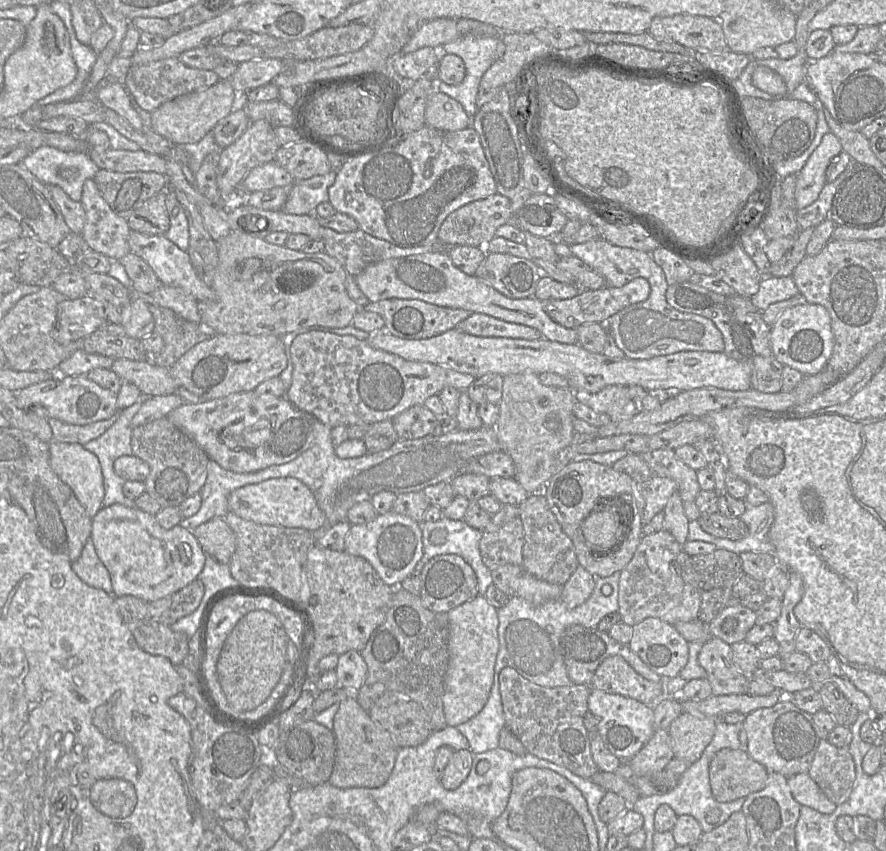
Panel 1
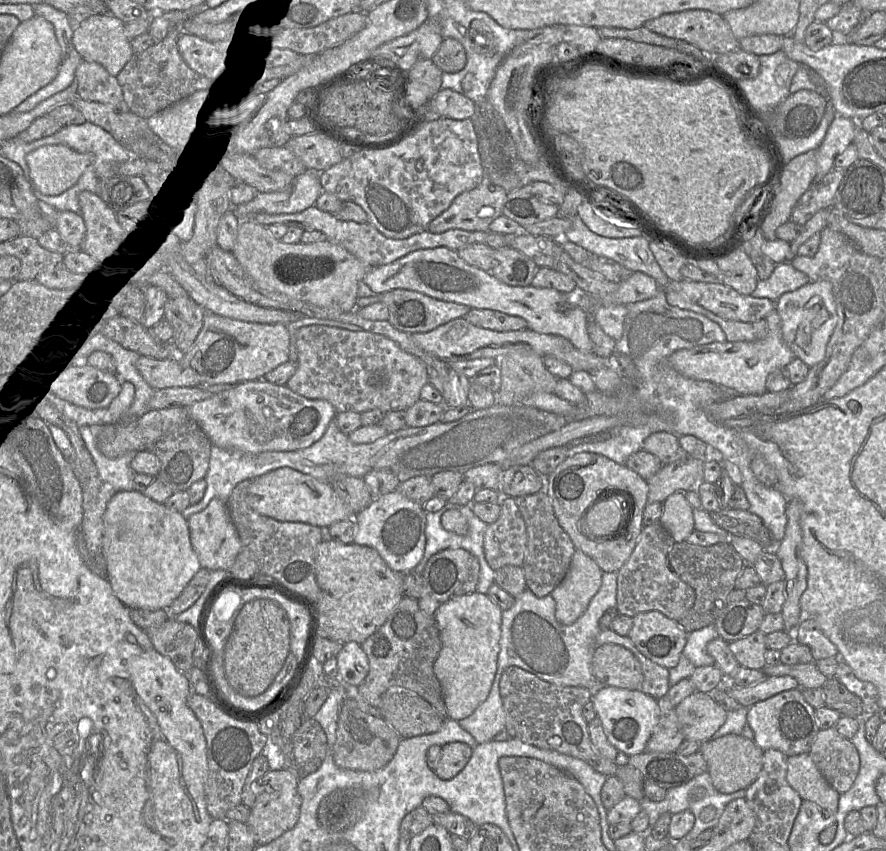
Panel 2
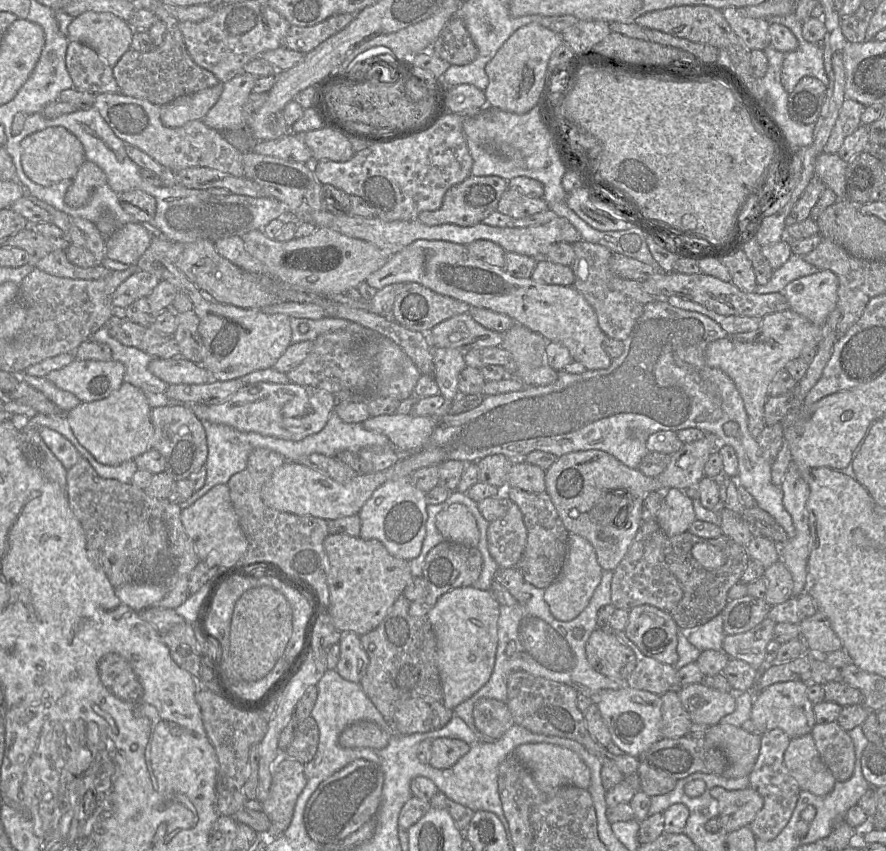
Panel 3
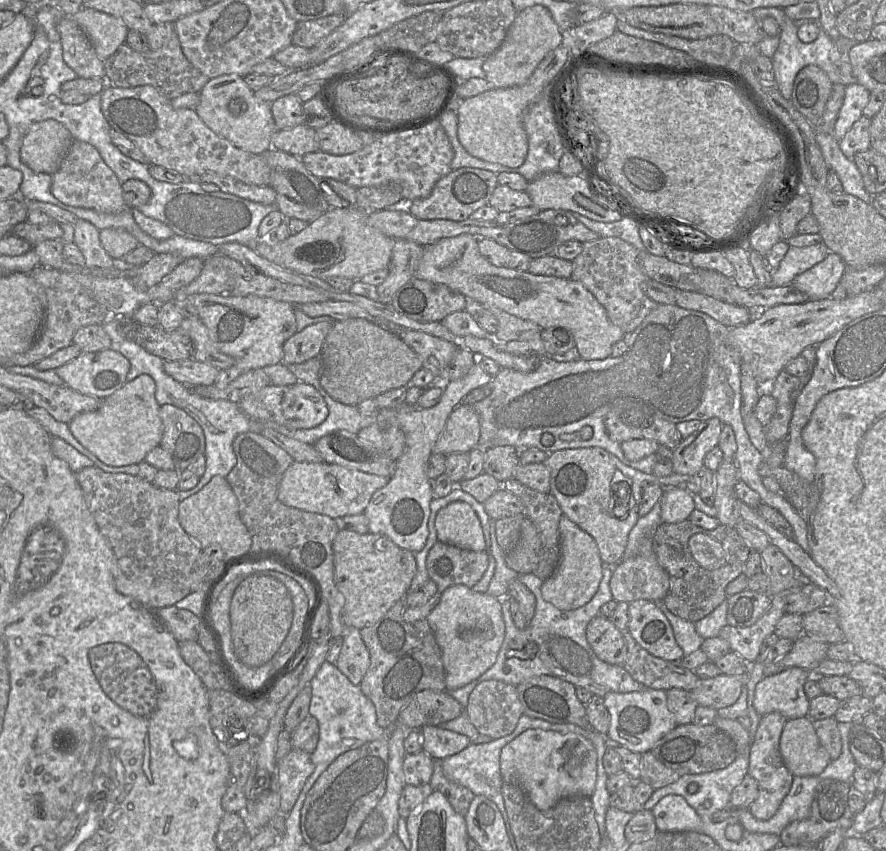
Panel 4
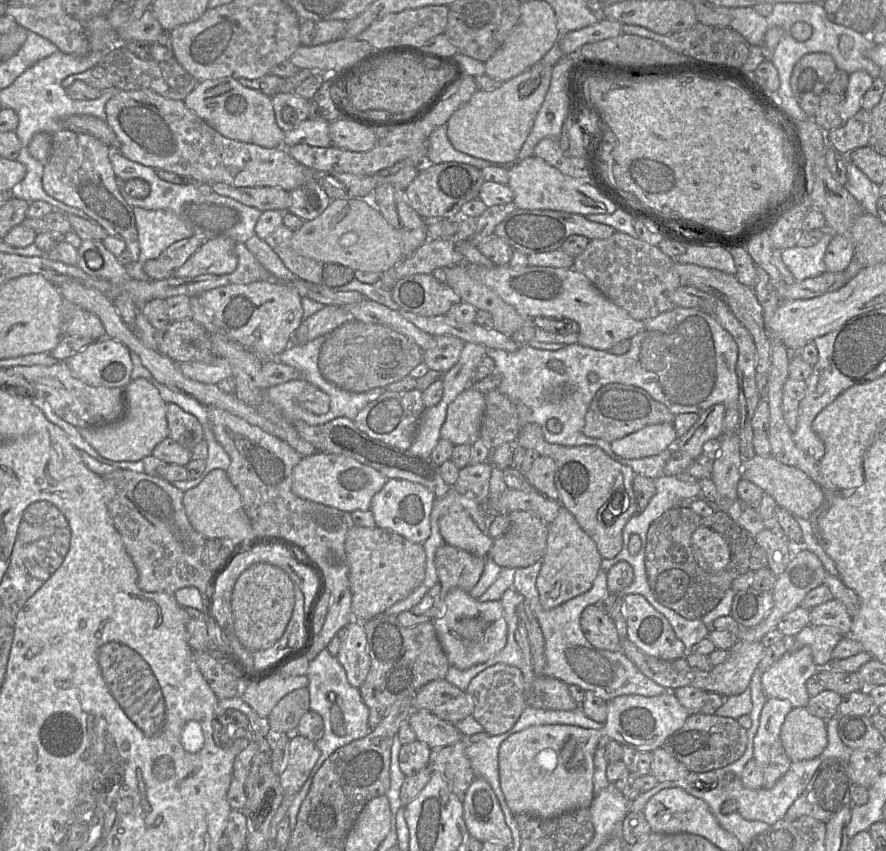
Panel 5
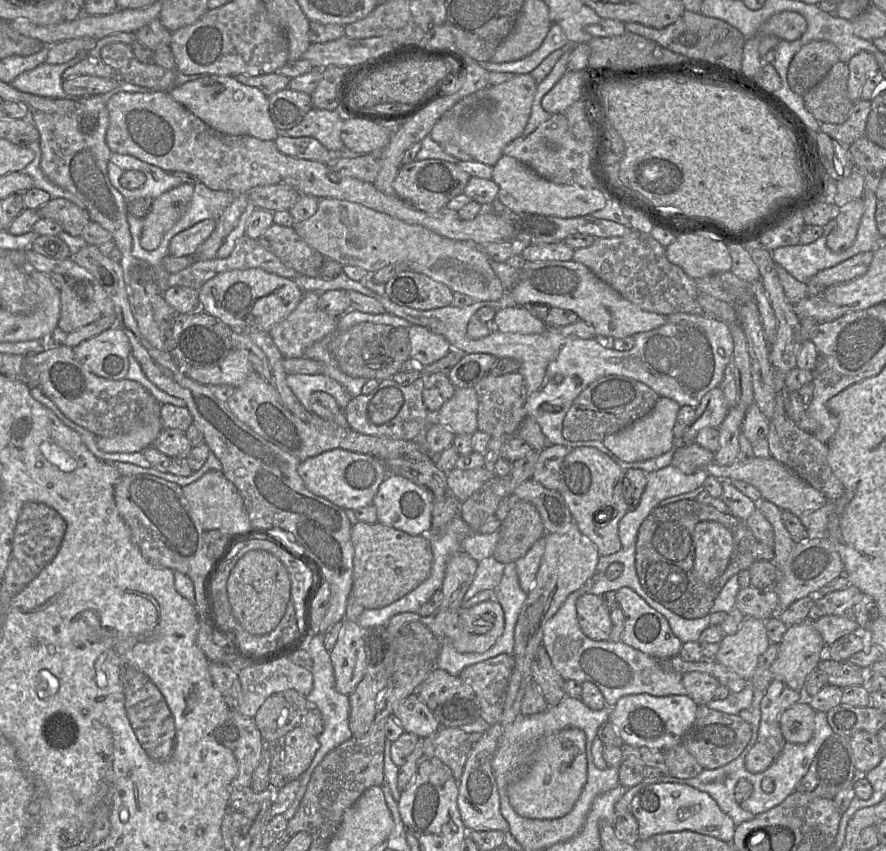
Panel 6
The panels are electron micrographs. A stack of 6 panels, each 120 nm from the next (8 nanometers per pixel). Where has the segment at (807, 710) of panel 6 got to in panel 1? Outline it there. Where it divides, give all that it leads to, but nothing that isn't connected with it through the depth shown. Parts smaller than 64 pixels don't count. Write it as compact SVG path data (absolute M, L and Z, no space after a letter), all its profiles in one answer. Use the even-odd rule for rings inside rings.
M800 773L787 778L787 784L793 798L801 806L806 805L822 814L835 811L837 805L825 796L808 773Z

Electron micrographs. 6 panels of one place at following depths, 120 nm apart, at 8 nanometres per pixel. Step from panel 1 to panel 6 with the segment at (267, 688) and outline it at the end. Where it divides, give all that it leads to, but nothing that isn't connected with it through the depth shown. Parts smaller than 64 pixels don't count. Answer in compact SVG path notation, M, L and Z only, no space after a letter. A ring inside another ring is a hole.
M263 550L245 553L232 569L227 593L237 622L248 633L264 635L276 628L290 601L291 583L286 568L279 559Z

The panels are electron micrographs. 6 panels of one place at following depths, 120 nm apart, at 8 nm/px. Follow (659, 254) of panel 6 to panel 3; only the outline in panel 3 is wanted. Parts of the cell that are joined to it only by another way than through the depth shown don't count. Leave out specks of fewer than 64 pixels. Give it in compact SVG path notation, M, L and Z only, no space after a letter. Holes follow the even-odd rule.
M581 240L573 245L575 258L571 265L575 279L573 286L593 307L601 330L610 338L624 341L644 311L644 305L611 288L614 273L610 268L612 252L605 246Z

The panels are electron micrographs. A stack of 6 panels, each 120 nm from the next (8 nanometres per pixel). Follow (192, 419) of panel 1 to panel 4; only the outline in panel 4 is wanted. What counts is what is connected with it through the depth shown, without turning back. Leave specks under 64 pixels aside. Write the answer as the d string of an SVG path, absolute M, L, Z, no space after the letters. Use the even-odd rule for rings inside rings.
M298 382L294 385L269 385L258 392L242 398L238 405L251 419L267 423L275 422L288 429L310 429L324 422L329 409L324 397L312 385Z

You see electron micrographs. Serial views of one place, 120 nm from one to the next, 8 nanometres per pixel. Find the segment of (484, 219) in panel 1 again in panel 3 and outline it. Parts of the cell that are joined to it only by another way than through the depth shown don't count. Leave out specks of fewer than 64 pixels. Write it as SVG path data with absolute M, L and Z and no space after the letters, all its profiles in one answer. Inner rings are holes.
M470 175L447 190L439 209L423 211L418 215L417 219L427 226L455 224L468 227L476 225L481 223L492 212L497 211L498 202L508 188L508 181L499 176Z

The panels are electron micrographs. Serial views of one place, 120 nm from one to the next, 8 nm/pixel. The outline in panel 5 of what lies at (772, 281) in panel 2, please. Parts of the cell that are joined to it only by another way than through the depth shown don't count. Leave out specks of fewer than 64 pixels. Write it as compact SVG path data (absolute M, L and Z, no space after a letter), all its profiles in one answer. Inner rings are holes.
M825 229L819 242L810 247L794 246L782 250L782 259L796 281L815 277L826 272L824 257L833 234Z

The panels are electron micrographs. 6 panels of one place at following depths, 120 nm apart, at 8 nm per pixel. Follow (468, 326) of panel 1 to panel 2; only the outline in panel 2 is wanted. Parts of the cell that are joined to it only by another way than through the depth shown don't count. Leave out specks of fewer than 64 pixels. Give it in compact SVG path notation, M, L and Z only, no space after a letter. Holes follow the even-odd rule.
M471 308L464 318L477 327L497 332L524 330L528 326L523 318L490 309Z

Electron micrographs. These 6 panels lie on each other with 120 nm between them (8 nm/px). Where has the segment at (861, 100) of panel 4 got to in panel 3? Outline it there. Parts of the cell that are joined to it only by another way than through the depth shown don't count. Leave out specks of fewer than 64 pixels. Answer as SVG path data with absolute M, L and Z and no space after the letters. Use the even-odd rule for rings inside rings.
M844 100L823 152L834 154L839 151L844 139L861 125L861 115L865 108L864 105L855 100Z

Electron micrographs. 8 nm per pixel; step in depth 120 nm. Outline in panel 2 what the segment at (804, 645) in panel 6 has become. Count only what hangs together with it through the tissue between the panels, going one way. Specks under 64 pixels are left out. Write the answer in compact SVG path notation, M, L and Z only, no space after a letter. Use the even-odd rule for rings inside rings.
M802 688L780 692L748 708L747 724L754 733L753 741L764 752L774 749L786 757L809 753L819 732L818 721L813 708L804 698Z

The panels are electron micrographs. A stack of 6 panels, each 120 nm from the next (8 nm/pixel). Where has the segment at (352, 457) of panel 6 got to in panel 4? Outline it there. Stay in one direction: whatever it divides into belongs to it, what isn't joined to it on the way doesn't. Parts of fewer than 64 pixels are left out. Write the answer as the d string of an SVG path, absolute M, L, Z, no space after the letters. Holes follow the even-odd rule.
M294 461L285 471L278 487L278 499L285 505L333 519L364 513L375 491L384 487L390 477L348 469L336 464Z

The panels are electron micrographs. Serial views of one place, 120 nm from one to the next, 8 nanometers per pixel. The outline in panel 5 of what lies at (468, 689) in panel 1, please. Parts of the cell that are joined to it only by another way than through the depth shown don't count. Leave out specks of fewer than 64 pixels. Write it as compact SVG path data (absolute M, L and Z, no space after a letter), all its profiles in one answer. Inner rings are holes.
M459 588L448 592L442 613L433 619L433 625L449 665L459 670L486 662L503 649L507 640L507 624L500 601L479 602Z

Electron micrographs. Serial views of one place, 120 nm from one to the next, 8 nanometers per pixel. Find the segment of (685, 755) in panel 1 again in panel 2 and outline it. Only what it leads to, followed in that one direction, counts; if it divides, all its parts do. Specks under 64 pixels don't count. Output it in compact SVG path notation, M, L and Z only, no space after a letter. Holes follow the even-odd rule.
M699 691L686 697L675 710L684 738L700 744L710 740L727 718L727 711L708 693Z

